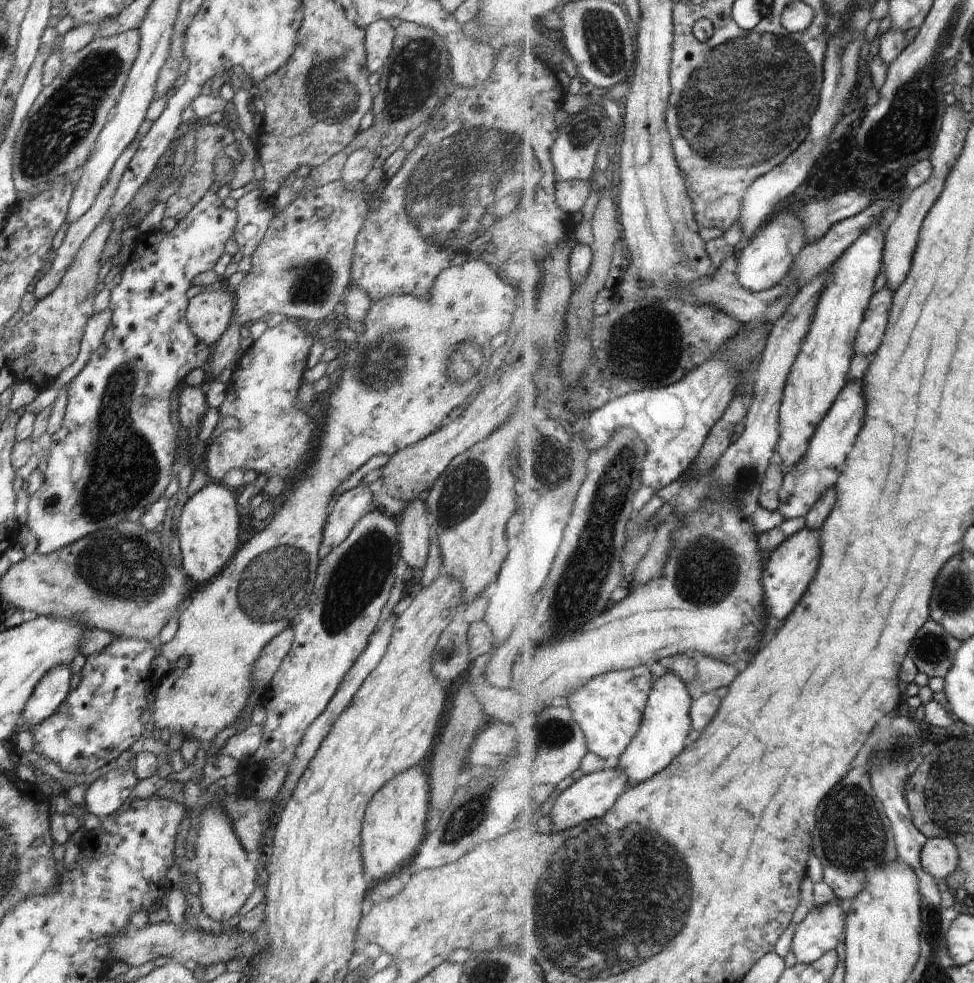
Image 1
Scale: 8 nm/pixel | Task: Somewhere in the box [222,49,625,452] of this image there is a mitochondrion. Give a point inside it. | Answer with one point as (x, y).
(464, 184)

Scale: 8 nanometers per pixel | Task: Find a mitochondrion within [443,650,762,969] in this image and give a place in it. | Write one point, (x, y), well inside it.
(555, 734)

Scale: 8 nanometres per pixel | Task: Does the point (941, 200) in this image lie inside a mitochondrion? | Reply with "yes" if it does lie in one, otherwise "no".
no

